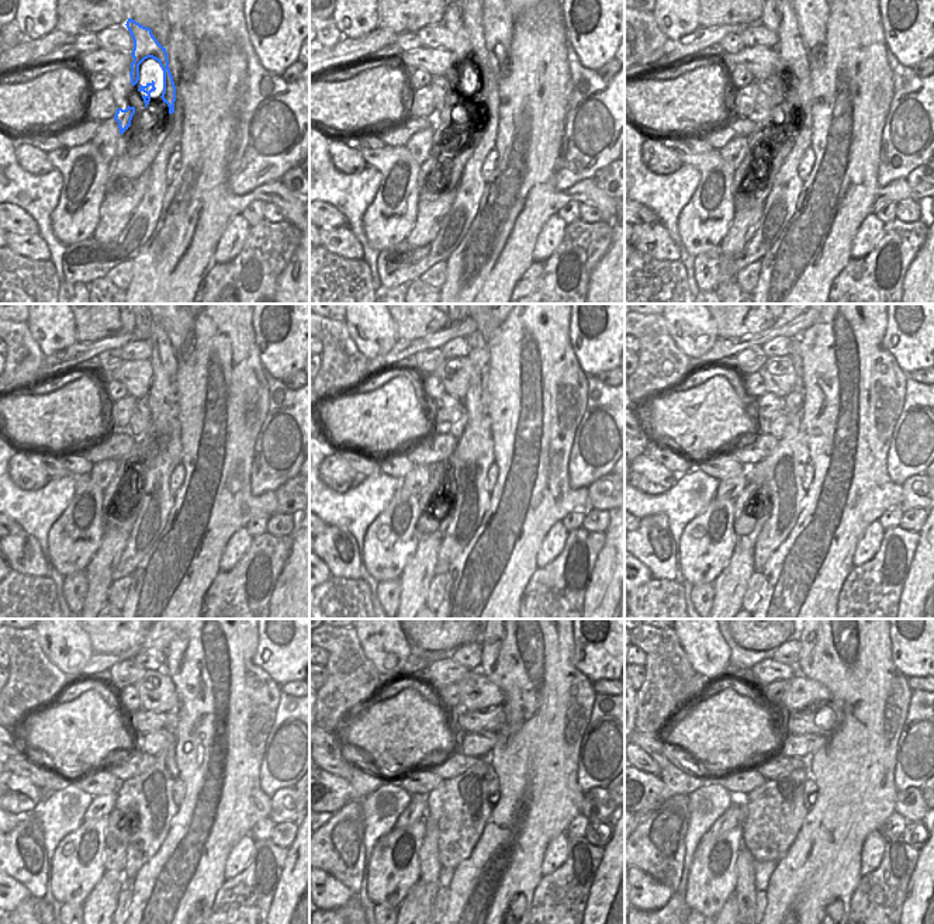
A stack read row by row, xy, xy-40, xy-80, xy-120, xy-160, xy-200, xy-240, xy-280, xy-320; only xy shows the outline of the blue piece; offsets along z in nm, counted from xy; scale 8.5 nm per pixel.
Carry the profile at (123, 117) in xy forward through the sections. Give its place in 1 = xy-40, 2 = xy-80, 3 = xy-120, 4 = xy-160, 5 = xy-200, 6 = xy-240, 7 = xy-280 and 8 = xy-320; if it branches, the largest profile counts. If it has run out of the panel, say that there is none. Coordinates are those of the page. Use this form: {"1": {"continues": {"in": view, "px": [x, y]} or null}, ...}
{"1": {"continues": {"in": "xy-40", "px": [442, 121]}}, "2": {"continues": {"in": "xy-80", "px": [774, 90]}}, "3": {"continues": {"in": "xy-120", "px": [111, 498]}}, "4": {"continues": {"in": "xy-160", "px": [428, 522]}}, "5": {"continues": {"in": "xy-200", "px": [749, 521]}}, "6": {"continues": {"in": "xy-240", "px": [117, 836]}}, "7": {"continues": {"in": "xy-280", "px": [431, 868]}}, "8": {"continues": {"in": "xy-320", "px": [746, 890]}}}

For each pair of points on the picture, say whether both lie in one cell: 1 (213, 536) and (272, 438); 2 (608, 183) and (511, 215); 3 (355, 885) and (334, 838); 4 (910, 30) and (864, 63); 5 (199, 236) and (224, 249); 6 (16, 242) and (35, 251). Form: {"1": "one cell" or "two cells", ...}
{"1": "two cells", "2": "two cells", "3": "one cell", "4": "two cells", "5": "two cells", "6": "one cell"}

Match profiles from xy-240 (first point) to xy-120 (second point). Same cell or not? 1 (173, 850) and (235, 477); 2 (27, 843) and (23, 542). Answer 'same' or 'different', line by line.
1: same
2: same

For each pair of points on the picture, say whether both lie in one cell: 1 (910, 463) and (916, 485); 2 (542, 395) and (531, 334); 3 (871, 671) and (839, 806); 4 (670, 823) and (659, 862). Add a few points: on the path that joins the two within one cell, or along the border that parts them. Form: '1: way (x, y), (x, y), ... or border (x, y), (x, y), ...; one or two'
1: border (919, 473), (909, 477), (902, 485); two
2: way (535, 380), (531, 349); one
3: way (871, 705), (871, 729), (855, 772); one
4: way (663, 833), (659, 841), (659, 852); one

